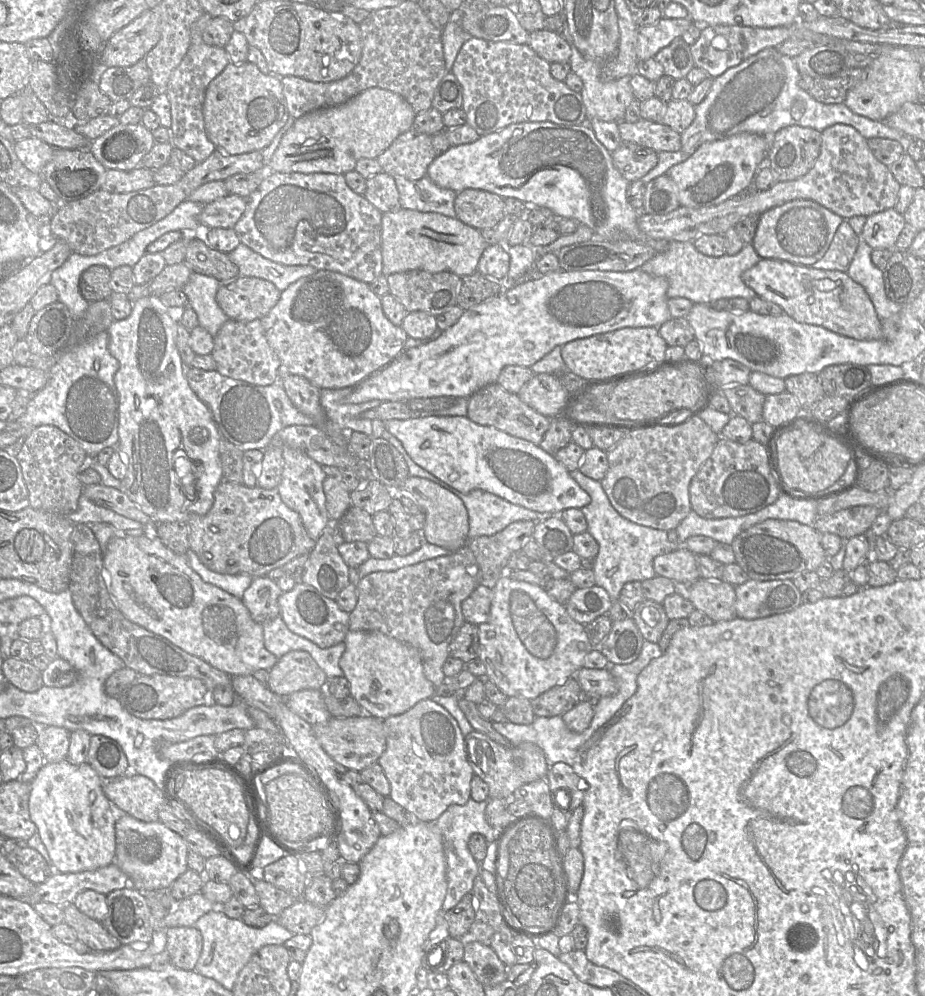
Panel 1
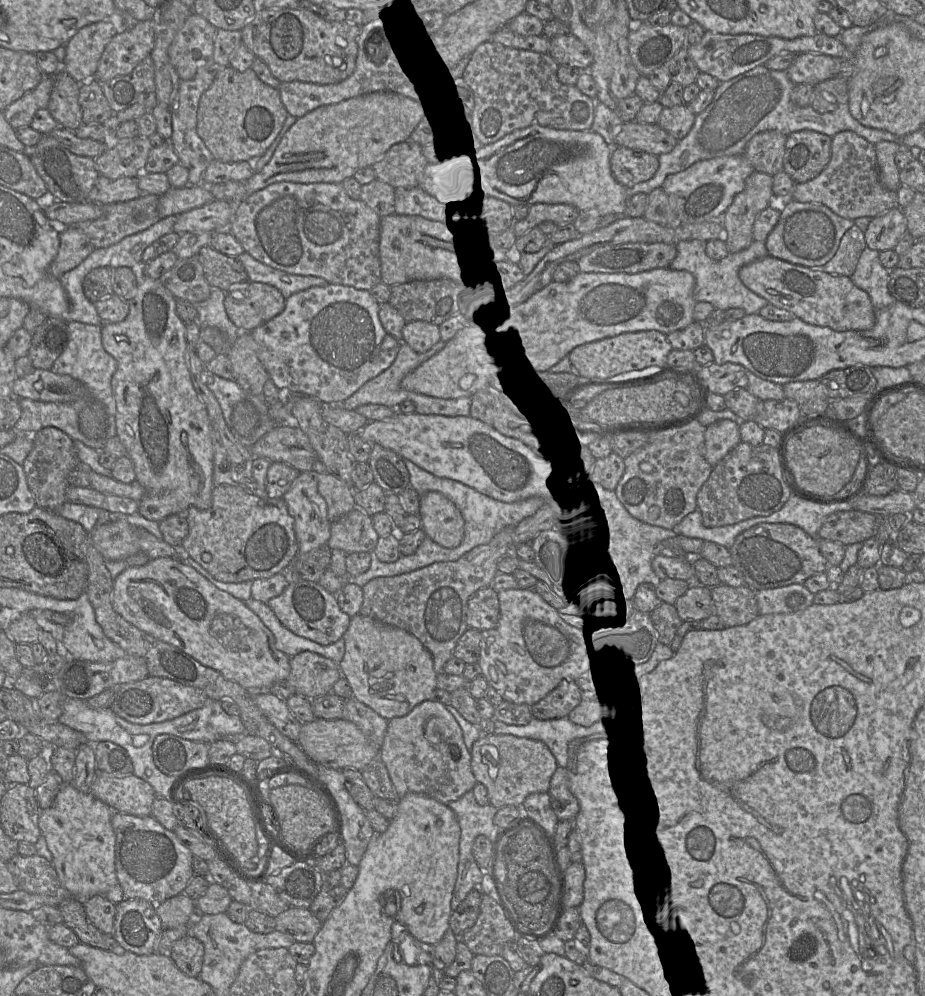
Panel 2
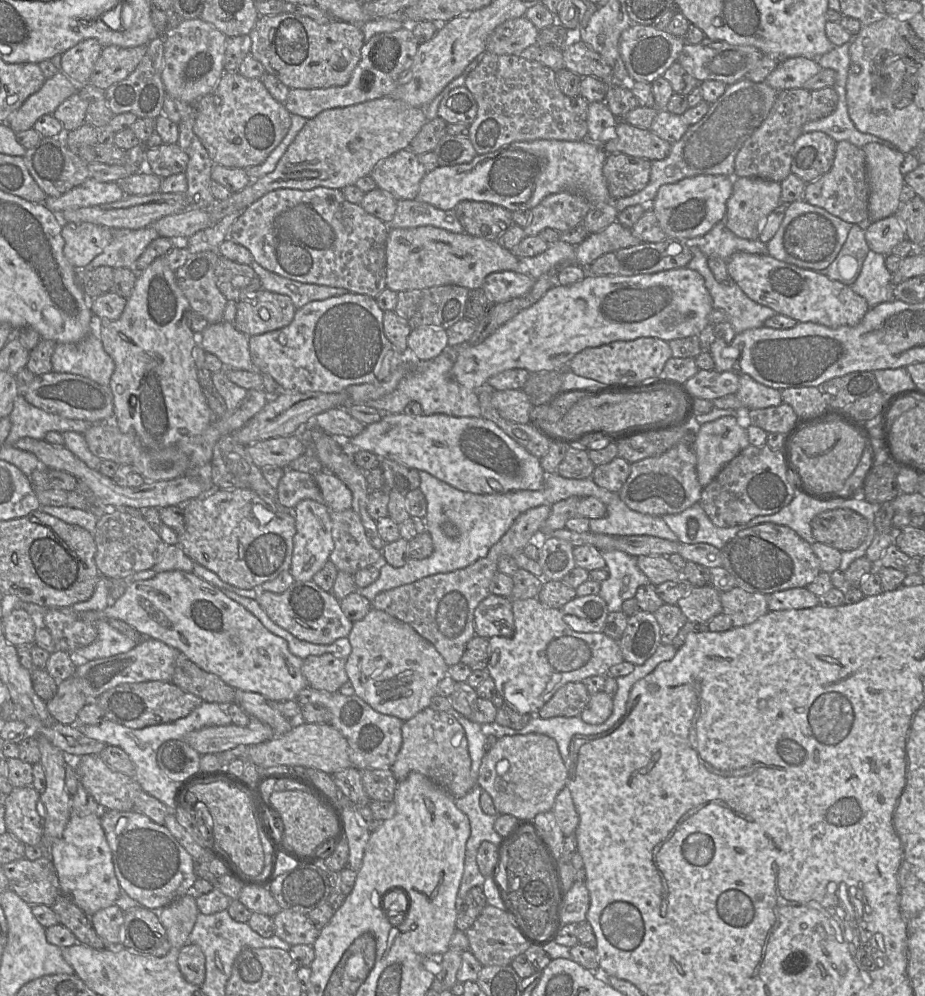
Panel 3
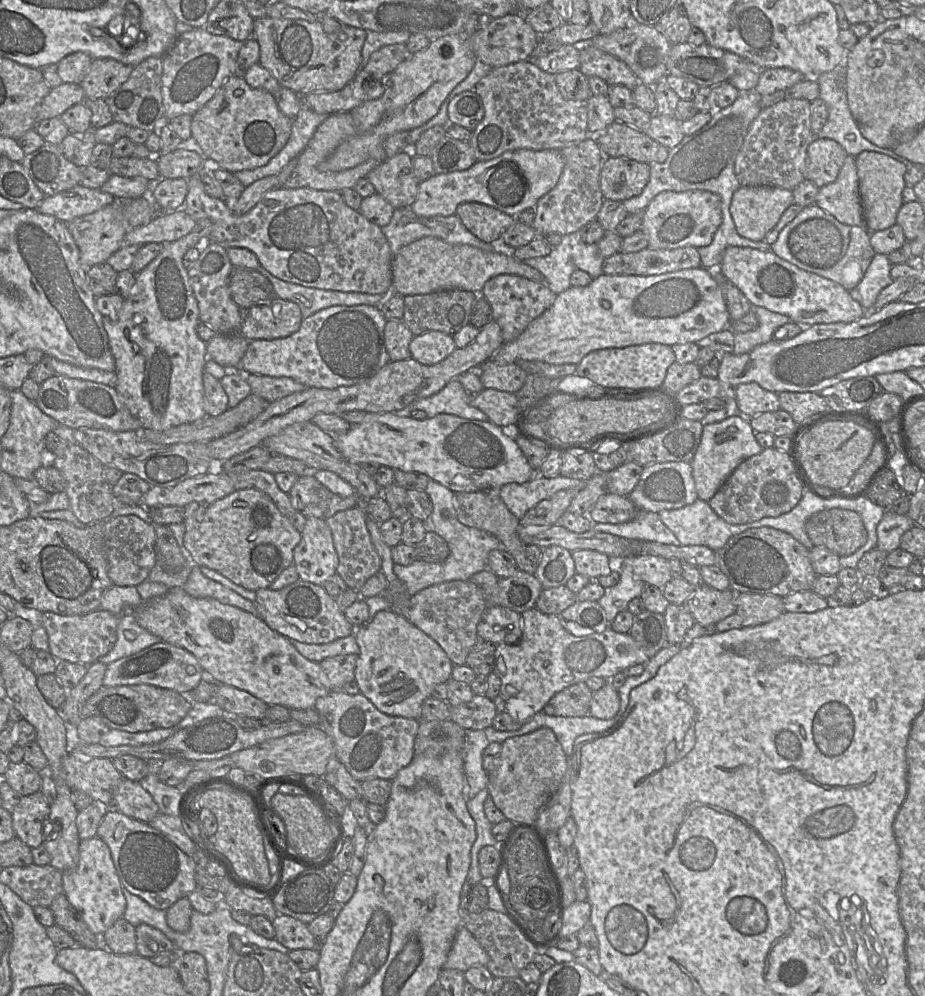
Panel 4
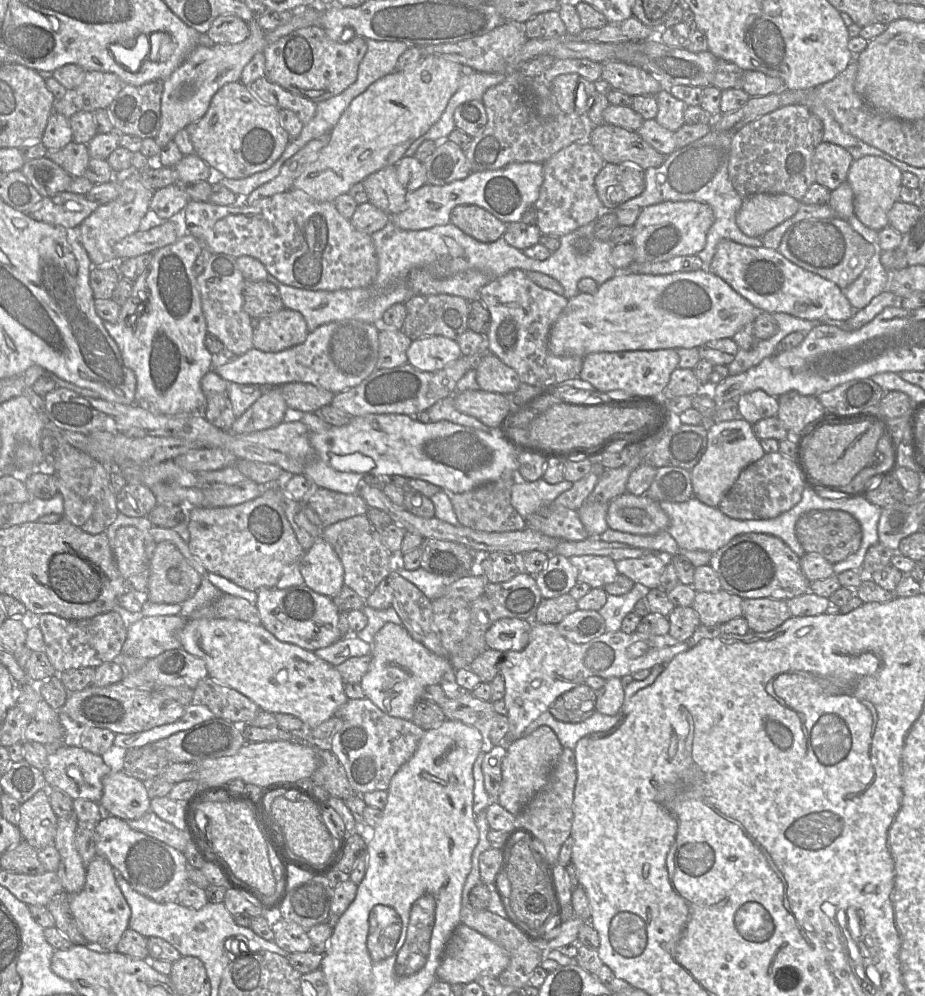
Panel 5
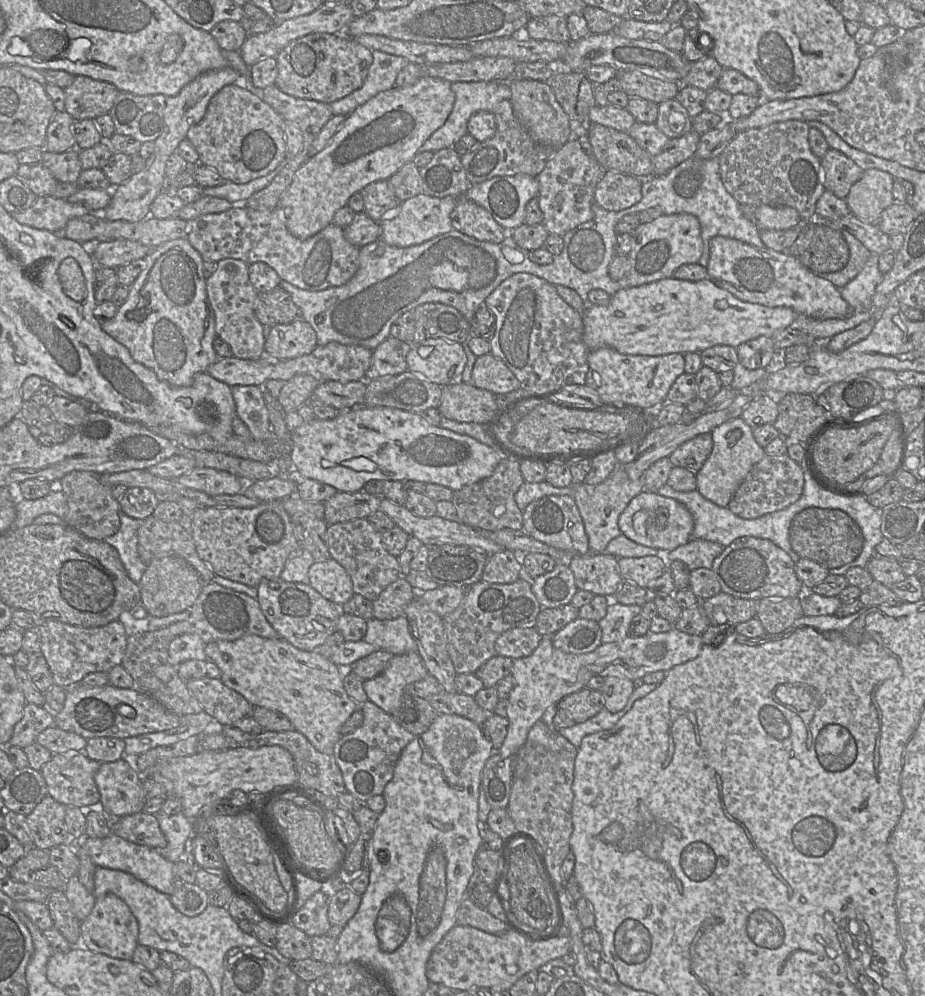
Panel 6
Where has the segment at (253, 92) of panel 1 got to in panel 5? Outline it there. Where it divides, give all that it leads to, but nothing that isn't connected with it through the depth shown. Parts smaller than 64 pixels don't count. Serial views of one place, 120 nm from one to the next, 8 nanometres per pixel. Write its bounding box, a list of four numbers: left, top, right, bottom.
[185,81,290,179]

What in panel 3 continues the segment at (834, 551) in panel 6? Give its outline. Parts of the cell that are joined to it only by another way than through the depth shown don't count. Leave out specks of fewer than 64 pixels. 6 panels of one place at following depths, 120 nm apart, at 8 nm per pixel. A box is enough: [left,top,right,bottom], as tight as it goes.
[811,509,868,552]

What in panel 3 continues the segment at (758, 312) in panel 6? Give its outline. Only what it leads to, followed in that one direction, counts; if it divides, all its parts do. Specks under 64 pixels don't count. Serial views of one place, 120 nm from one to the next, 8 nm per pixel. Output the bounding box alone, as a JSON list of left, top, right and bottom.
[452,267,712,390]

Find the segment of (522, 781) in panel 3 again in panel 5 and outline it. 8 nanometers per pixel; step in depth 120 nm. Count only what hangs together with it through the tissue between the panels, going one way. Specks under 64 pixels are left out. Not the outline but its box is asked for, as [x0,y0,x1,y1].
[495,726,563,816]

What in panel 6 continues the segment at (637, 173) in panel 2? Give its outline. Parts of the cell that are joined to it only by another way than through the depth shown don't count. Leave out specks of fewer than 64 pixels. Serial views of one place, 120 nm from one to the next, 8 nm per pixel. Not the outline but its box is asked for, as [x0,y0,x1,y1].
[594,170,642,211]

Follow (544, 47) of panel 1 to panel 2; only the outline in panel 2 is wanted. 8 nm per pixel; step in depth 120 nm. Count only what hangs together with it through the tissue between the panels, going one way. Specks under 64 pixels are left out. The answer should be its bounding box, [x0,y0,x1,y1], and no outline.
[549,34,593,70]

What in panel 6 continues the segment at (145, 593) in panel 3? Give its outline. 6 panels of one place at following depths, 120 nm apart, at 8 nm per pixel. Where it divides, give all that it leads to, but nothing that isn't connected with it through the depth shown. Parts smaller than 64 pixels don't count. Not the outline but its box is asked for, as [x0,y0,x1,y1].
[205,635,359,755]

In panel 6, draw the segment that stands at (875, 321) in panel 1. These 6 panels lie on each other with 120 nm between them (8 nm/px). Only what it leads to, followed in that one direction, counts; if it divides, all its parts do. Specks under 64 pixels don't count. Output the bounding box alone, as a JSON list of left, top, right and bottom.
[708,236,851,319]

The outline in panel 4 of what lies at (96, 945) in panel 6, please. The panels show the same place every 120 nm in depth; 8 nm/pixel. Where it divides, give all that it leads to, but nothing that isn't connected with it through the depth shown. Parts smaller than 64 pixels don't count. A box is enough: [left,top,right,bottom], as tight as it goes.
[62,835,126,936]

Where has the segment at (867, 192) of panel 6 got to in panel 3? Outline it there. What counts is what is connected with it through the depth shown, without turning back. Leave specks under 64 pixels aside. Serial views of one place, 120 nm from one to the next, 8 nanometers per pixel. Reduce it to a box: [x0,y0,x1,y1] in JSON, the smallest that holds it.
[862,143,905,222]

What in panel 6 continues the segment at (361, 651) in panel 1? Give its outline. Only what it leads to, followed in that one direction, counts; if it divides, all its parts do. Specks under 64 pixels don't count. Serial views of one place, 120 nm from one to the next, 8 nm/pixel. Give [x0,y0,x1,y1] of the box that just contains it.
[363,652,428,714]

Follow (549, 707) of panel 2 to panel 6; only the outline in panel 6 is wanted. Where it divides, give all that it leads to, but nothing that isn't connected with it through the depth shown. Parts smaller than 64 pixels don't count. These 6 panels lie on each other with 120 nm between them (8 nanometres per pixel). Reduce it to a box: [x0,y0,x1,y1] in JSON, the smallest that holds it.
[553,687,604,729]

